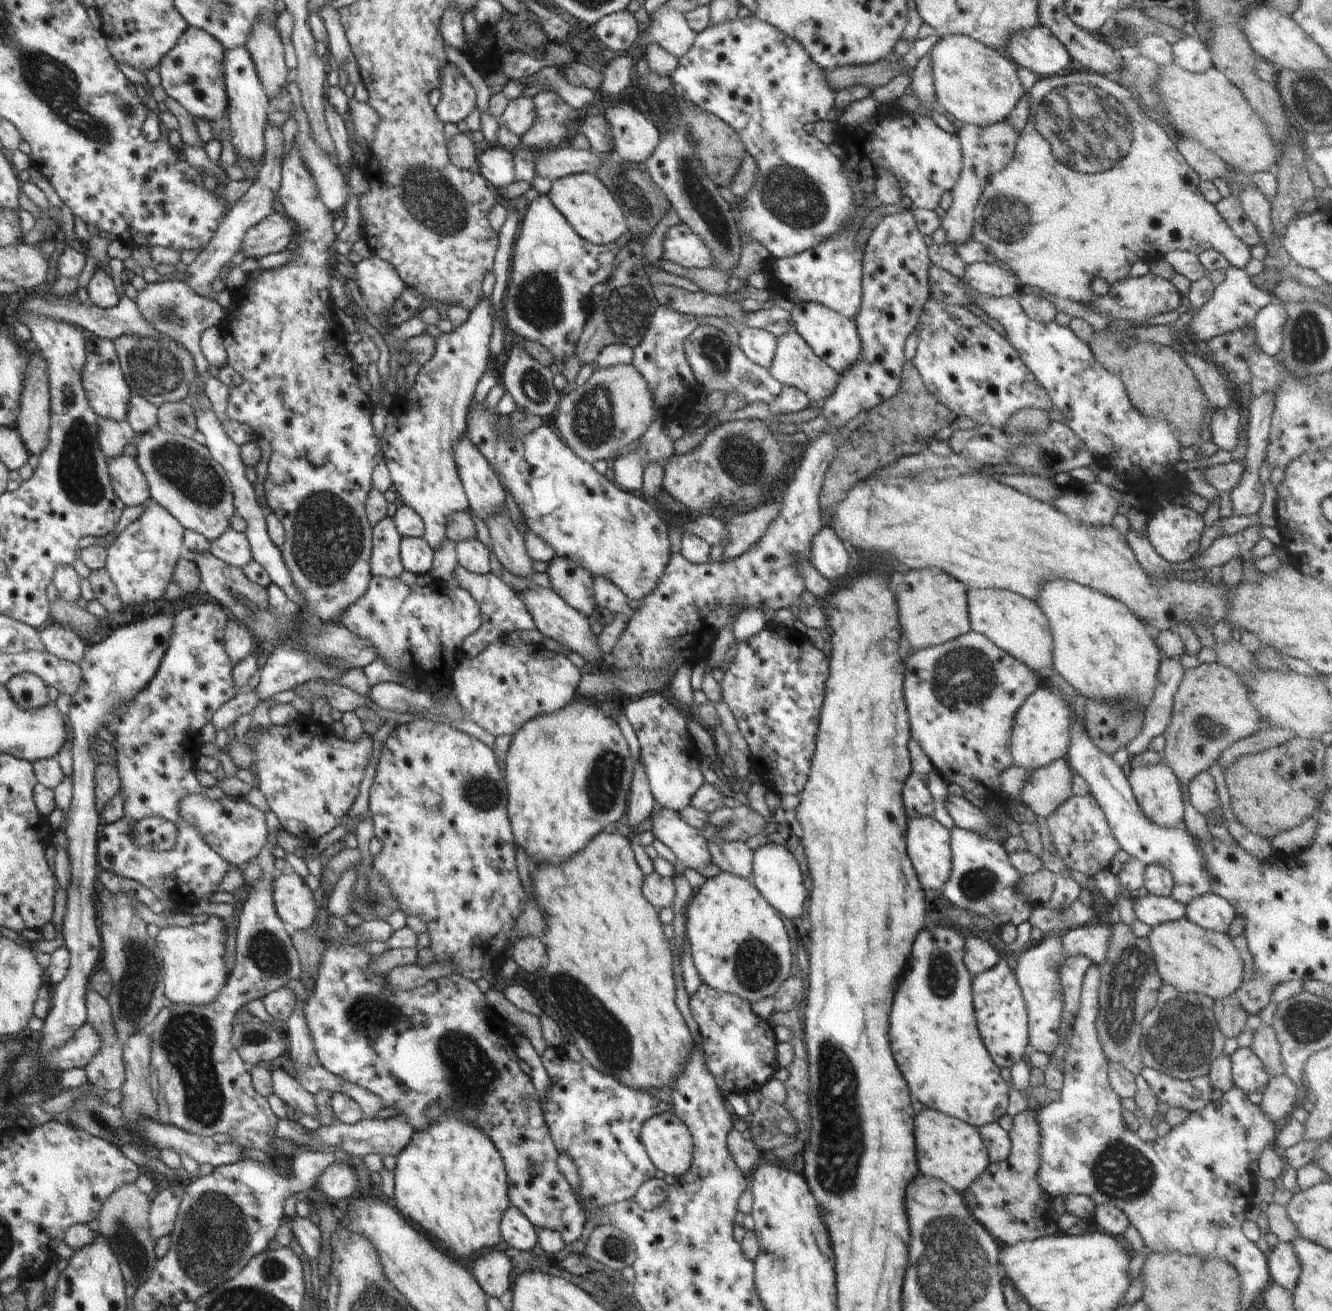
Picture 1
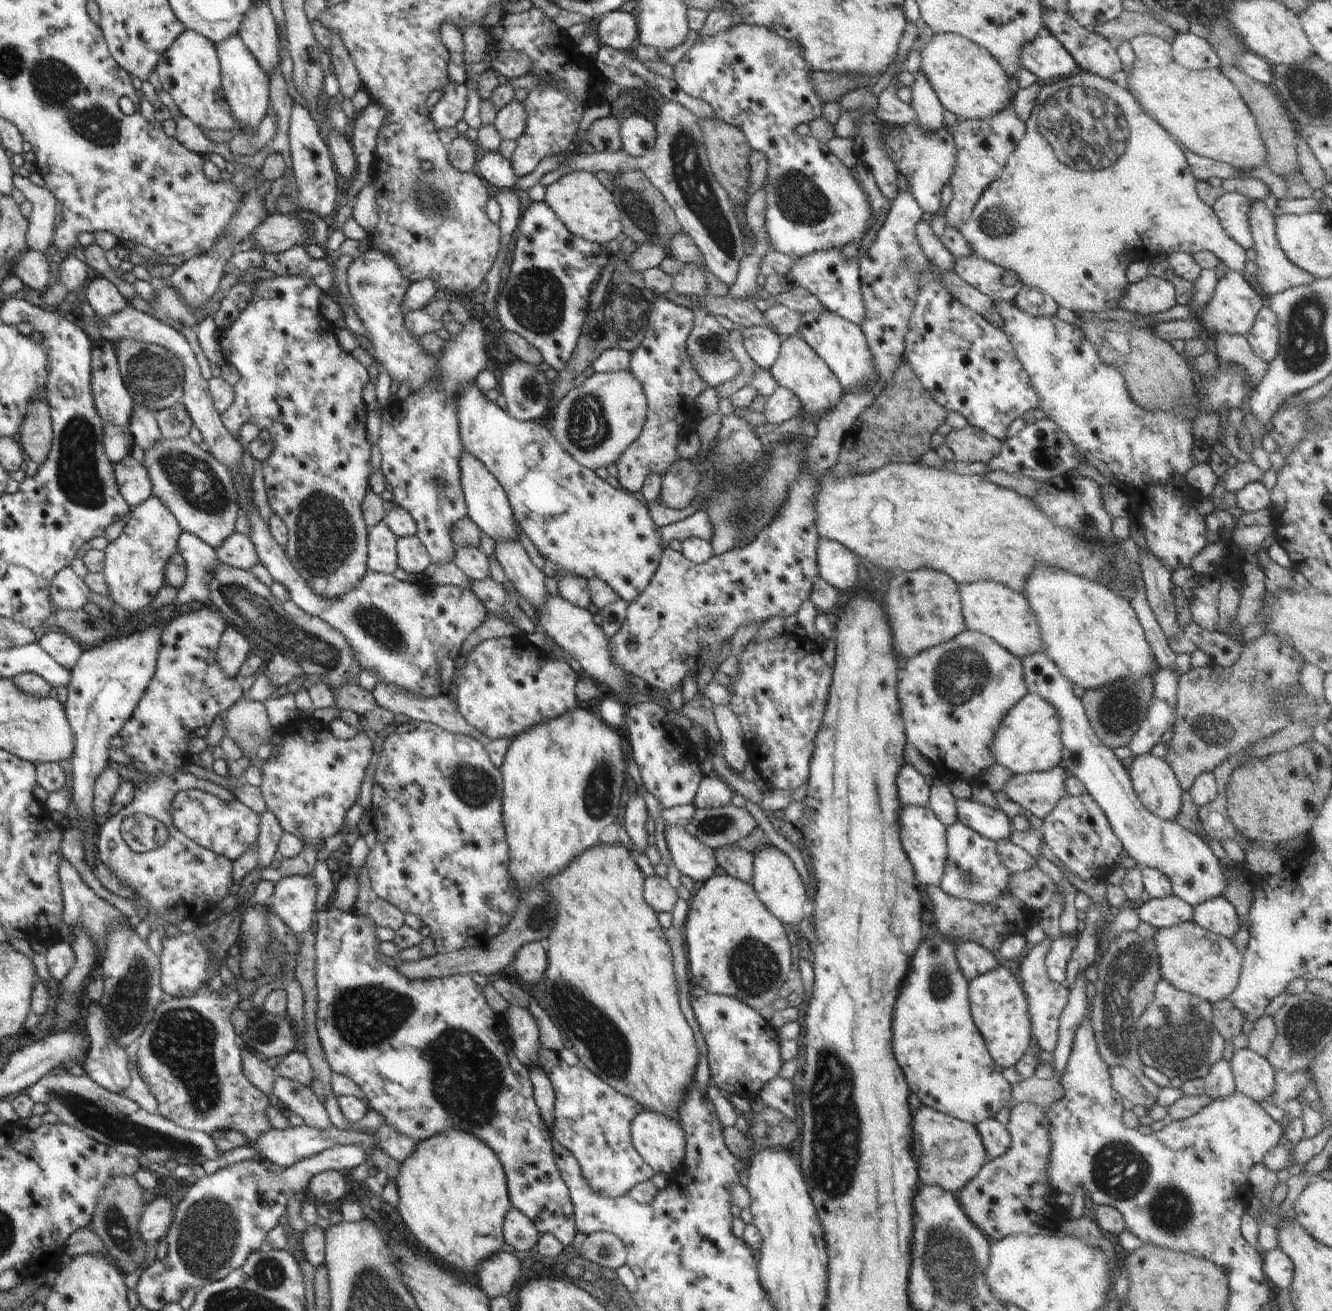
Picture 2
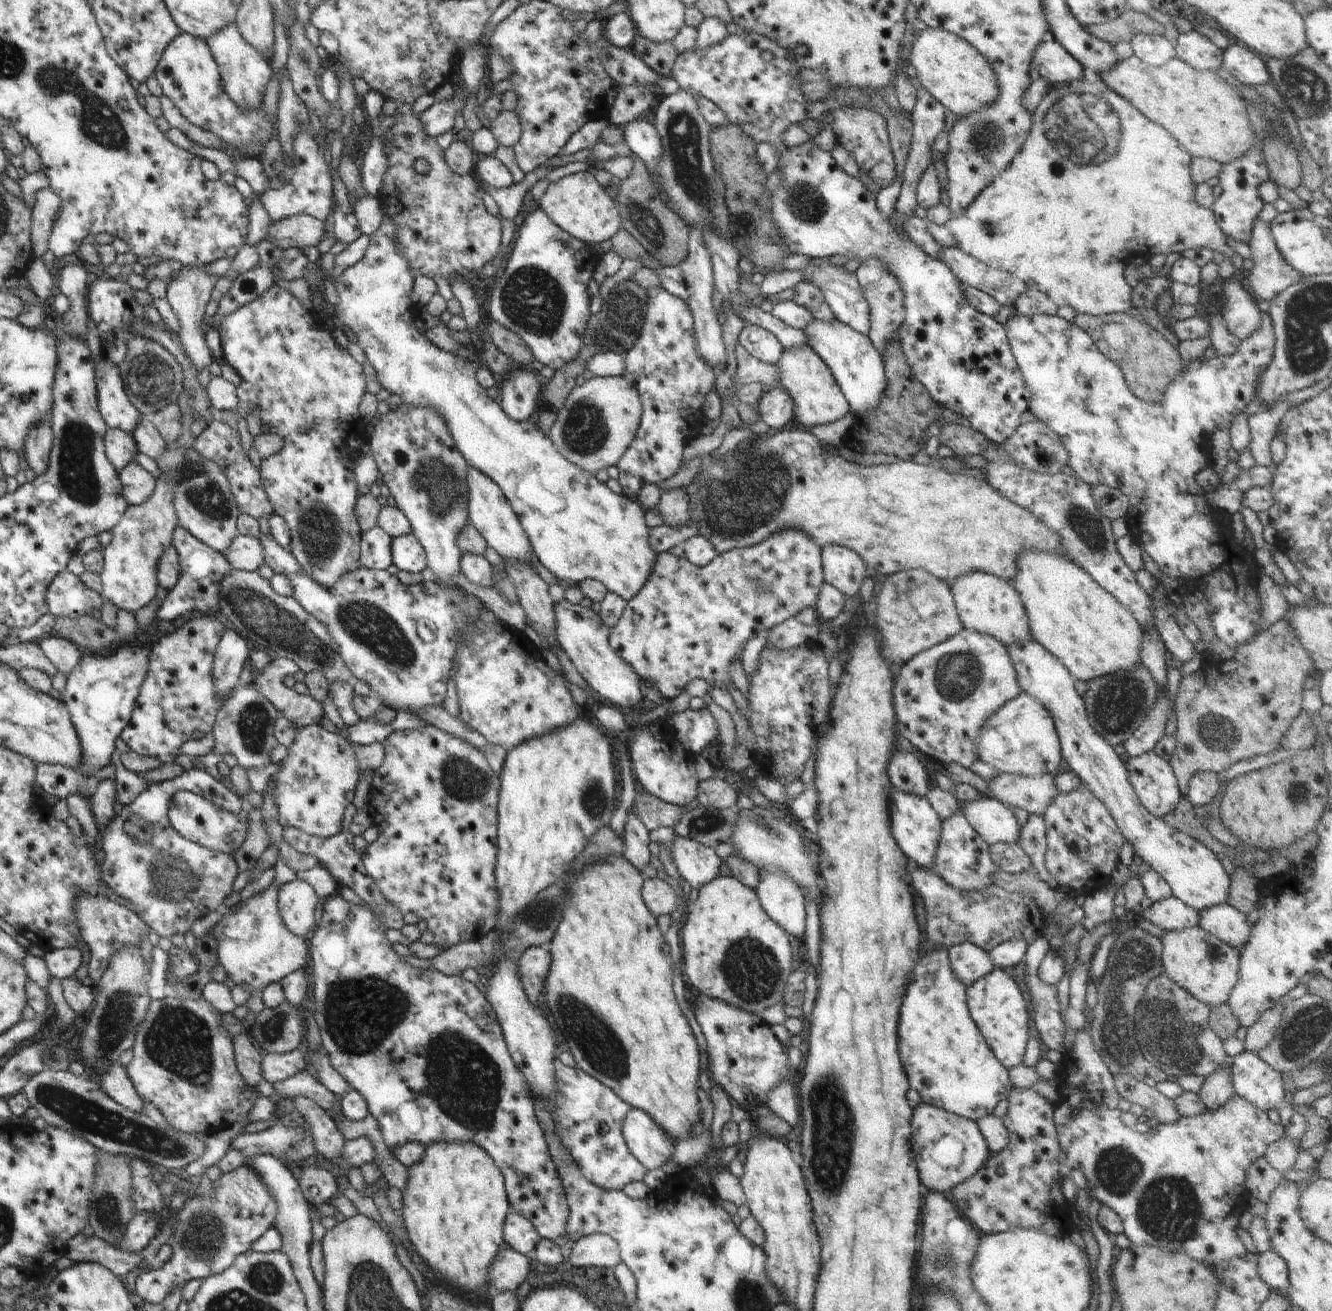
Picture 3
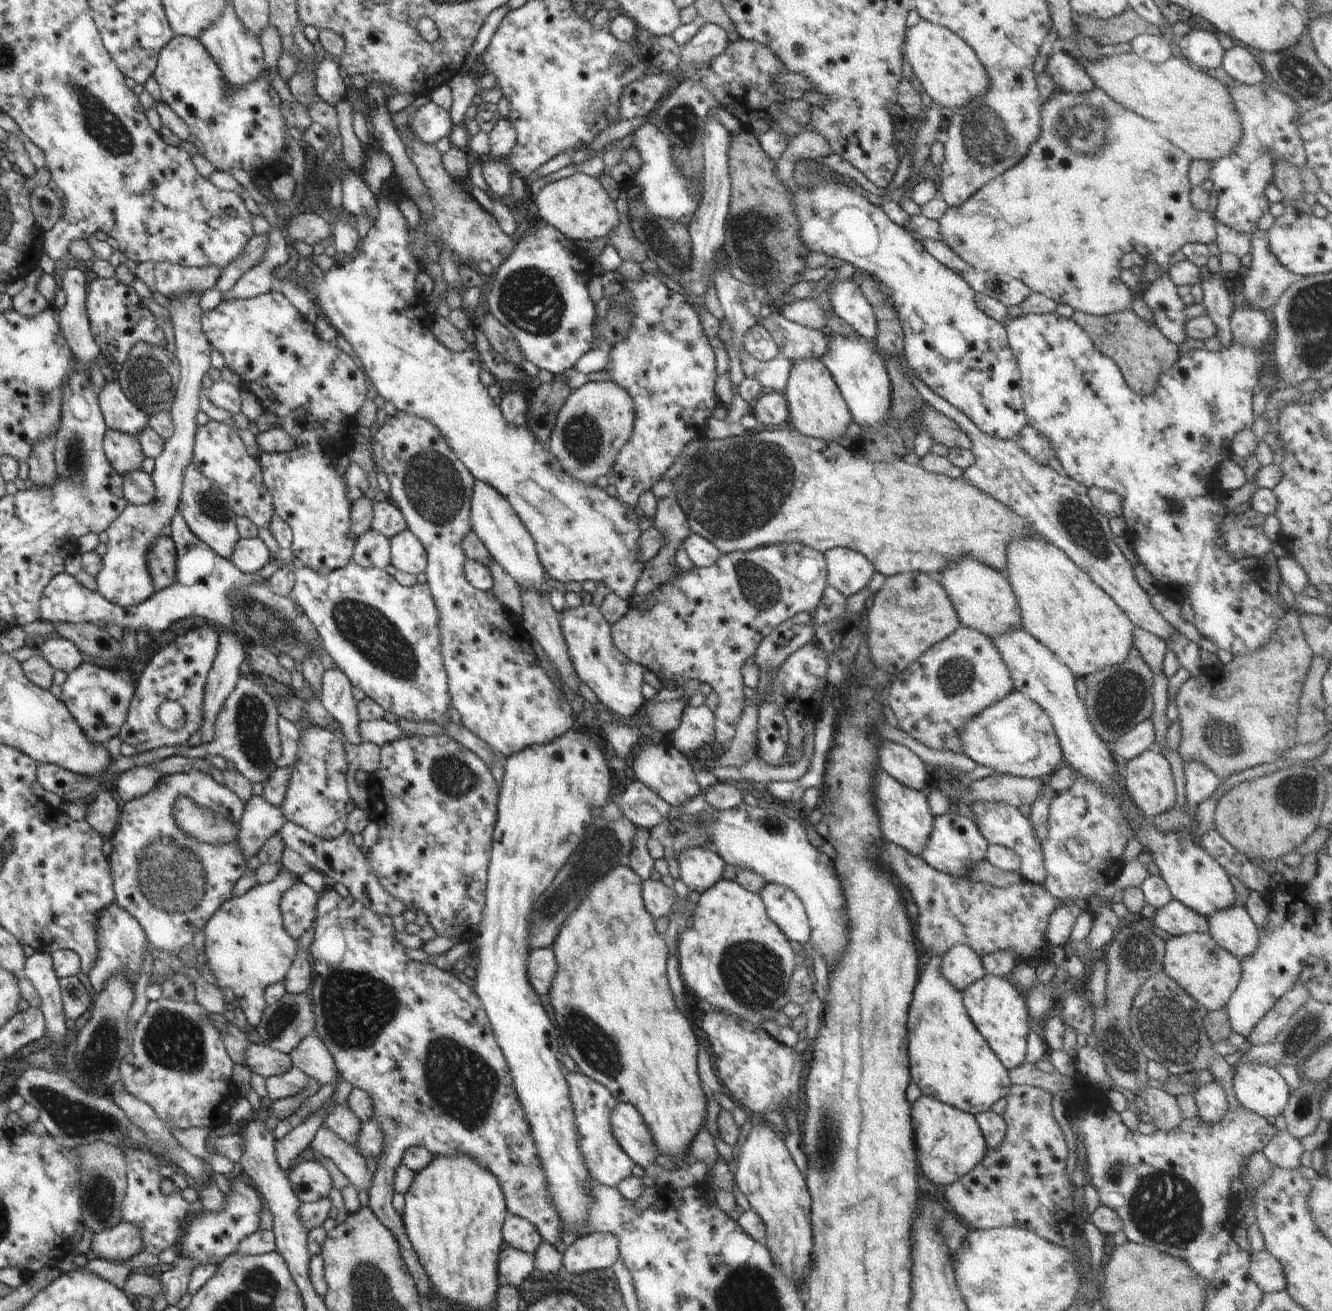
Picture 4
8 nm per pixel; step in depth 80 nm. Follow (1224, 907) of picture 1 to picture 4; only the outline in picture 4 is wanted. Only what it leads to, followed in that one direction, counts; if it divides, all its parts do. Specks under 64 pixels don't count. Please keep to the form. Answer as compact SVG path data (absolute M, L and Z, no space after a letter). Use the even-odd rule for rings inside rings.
M1242 905L1217 910L1207 918L1208 934L1218 946L1231 952L1240 962L1250 956L1259 943L1259 930Z

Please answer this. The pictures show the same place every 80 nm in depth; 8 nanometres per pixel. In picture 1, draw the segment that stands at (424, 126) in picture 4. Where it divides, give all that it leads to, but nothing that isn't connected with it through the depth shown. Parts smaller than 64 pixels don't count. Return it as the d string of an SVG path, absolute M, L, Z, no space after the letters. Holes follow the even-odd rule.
M454 63L439 68L439 76L442 78L442 86L439 88L442 96L434 112L442 124L458 125L459 122L466 121L468 114L477 108L476 94L472 90L472 84Z

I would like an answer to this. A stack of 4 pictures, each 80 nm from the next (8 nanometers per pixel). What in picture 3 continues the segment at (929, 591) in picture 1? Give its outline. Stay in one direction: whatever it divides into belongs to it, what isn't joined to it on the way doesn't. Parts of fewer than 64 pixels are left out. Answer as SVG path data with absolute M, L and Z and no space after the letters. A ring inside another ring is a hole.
M927 570L890 575L878 594L878 608L874 613L874 628L881 636L880 650L888 665L902 666L919 652L948 640L964 629L951 586Z

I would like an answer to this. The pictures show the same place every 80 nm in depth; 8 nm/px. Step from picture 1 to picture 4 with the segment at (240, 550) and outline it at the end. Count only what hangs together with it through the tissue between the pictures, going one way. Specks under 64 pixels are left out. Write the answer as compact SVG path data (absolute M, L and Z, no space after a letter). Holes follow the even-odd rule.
M240 537L234 545L229 561L243 573L257 573L263 566L270 563L271 552L258 537Z

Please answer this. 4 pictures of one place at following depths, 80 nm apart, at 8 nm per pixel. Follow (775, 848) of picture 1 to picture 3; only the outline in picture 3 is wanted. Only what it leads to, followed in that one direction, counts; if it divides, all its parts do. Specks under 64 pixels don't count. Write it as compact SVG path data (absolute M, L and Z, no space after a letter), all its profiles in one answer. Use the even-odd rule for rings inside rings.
M760 869L755 891L769 917L787 934L803 941L806 930L803 890L784 873Z

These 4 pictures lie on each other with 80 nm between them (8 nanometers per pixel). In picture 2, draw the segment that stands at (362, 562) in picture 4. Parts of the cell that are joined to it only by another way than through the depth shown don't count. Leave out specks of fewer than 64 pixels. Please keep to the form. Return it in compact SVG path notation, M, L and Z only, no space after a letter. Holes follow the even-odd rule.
M383 520L367 529L367 533L367 567L377 573L392 574L399 566L396 550L398 537Z

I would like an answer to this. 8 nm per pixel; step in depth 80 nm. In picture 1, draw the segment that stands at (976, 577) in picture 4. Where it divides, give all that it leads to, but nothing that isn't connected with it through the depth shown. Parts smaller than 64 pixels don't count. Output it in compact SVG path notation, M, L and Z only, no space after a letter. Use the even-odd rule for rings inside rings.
M970 588L966 592L968 620L971 631L986 636L1002 651L1026 664L1036 672L1053 668L1052 636L1044 612L1032 600L1027 600L1014 592L1001 589Z

